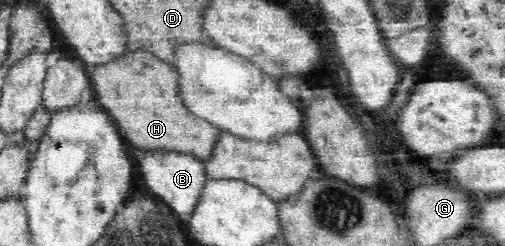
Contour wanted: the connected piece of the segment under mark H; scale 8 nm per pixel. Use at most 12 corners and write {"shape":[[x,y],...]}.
{"shape":[[126,52],[86,65],[89,91],[141,153],[214,155],[180,74]]}

